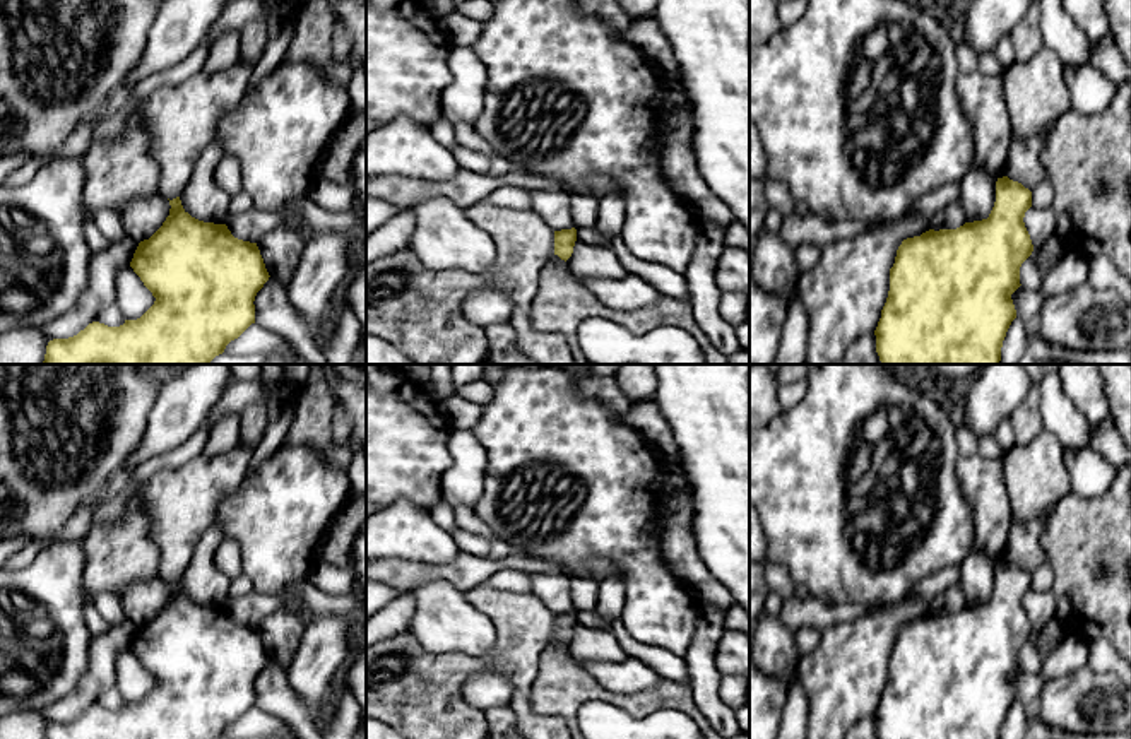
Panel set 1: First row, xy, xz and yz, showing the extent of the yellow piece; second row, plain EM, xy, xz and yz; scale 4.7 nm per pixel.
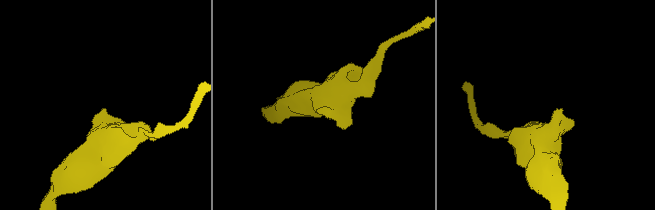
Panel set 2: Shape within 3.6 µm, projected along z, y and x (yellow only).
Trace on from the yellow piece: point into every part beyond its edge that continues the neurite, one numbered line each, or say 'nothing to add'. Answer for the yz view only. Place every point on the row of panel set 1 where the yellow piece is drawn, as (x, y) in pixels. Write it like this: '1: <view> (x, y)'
nothing to add

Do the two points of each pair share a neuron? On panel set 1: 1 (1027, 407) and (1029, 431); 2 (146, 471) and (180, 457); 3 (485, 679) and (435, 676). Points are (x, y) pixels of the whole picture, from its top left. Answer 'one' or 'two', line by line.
1: one
2: one
3: two

